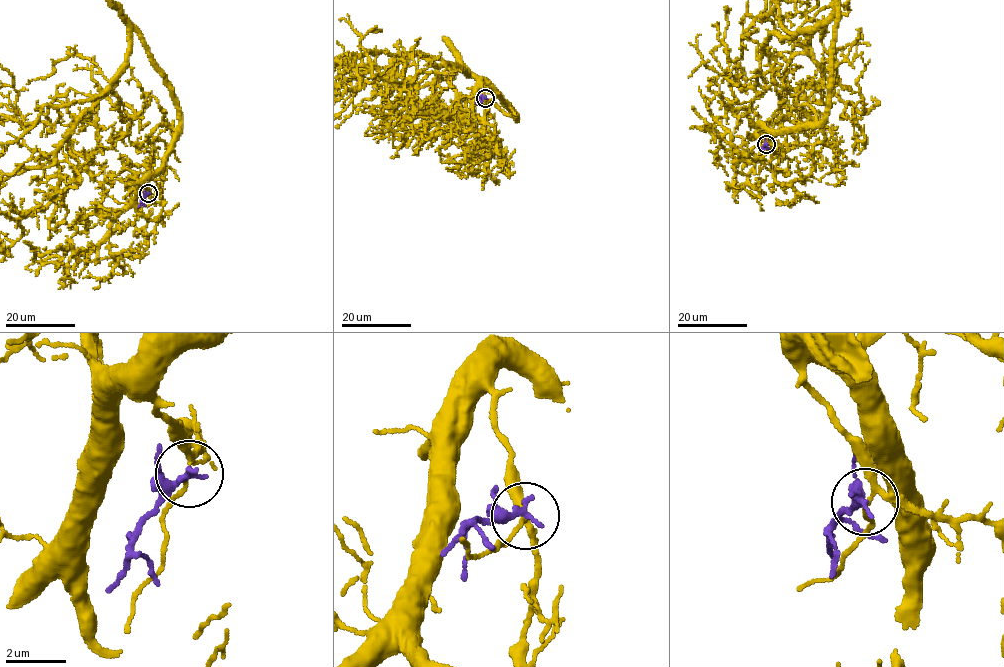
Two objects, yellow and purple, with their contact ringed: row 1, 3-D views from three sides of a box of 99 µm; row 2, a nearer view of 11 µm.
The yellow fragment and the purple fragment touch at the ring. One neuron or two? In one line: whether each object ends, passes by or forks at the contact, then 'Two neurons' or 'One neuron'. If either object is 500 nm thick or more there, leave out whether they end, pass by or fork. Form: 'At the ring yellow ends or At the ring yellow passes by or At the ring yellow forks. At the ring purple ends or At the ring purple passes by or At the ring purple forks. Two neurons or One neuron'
At the ring yellow forks. At the ring purple ends. Two neurons

